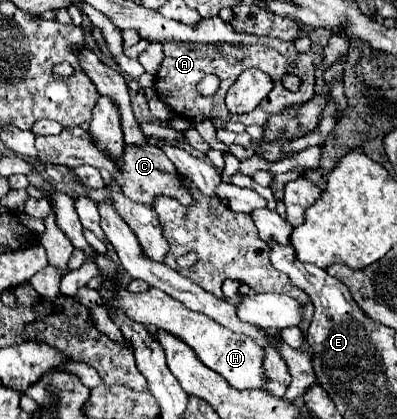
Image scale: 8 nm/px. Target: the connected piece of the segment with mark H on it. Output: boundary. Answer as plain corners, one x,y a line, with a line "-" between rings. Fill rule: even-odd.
116,281
110,285
110,297
102,299
102,305
120,309
128,317
132,317
132,321
136,321
136,323
142,323
146,327
154,325
160,331
172,333
174,337
184,341
188,347
192,347
192,351
198,355
198,359
212,371
220,373
232,387
236,387
236,389
264,387
264,381
266,381
264,369
262,369
264,351
260,349
260,345
256,345
256,341
250,341
250,337
238,335
238,333
218,325
216,321
212,321
210,317
206,317
202,313
190,311
182,303
174,301
170,295
164,295
160,289
148,289
146,293
132,293
132,291
128,291
128,285

